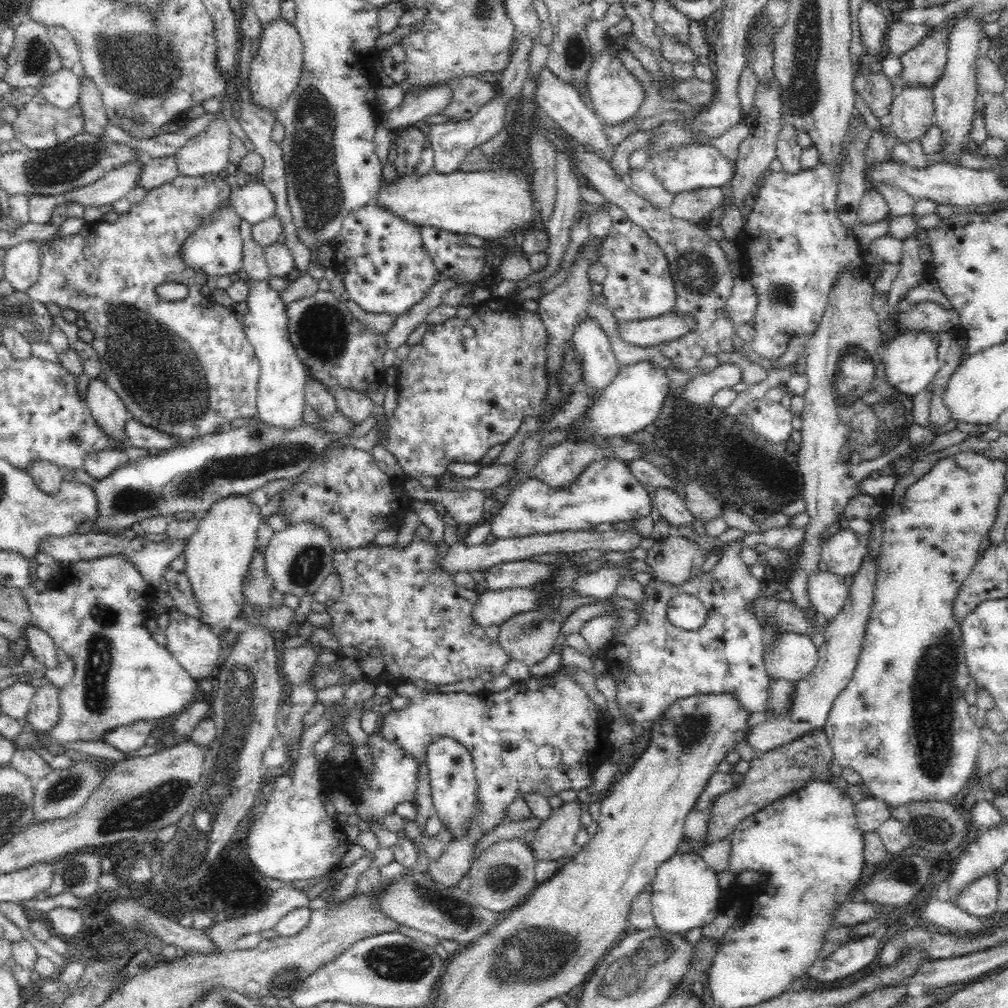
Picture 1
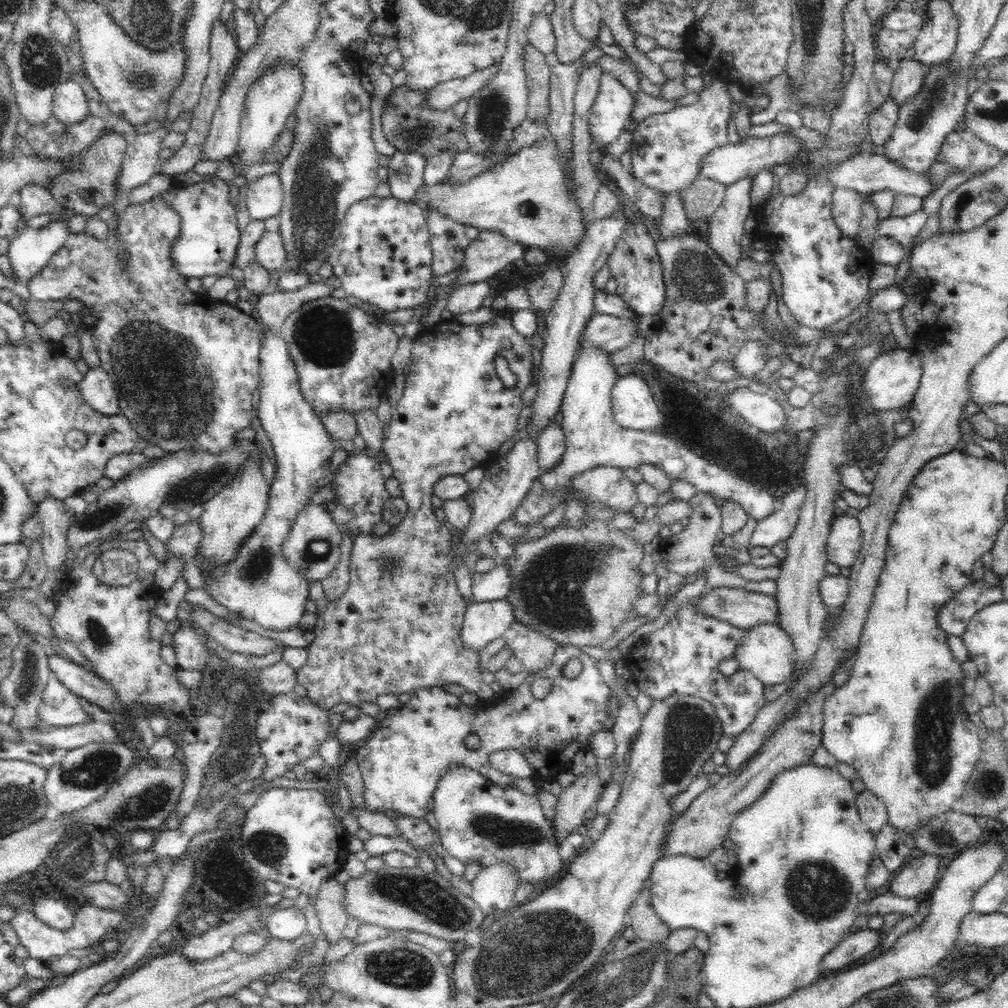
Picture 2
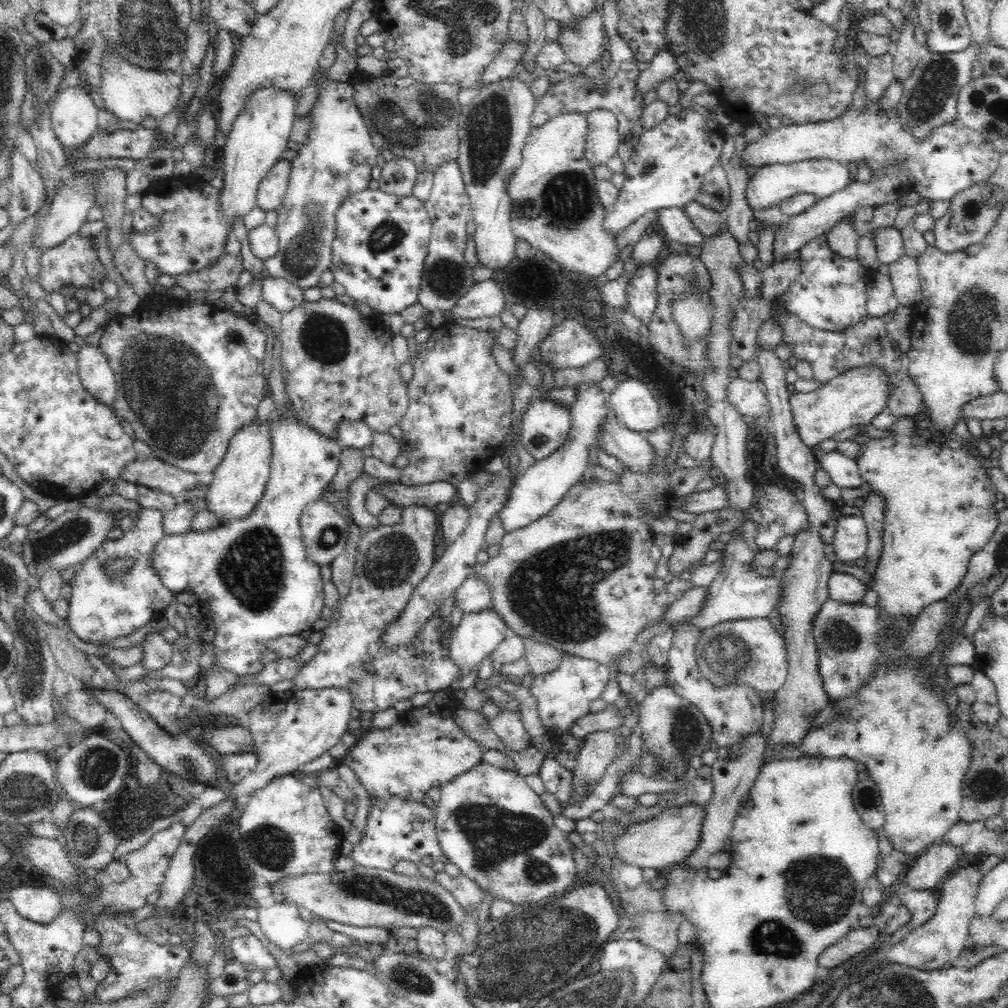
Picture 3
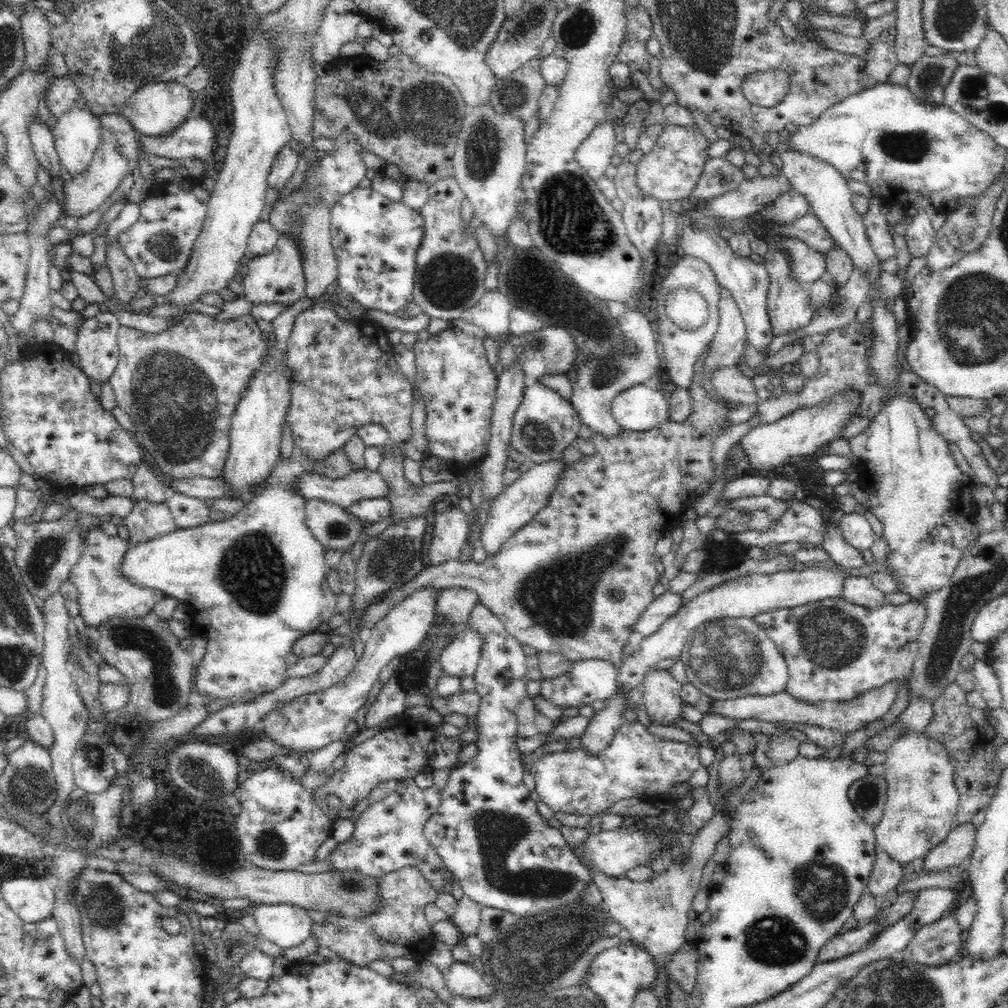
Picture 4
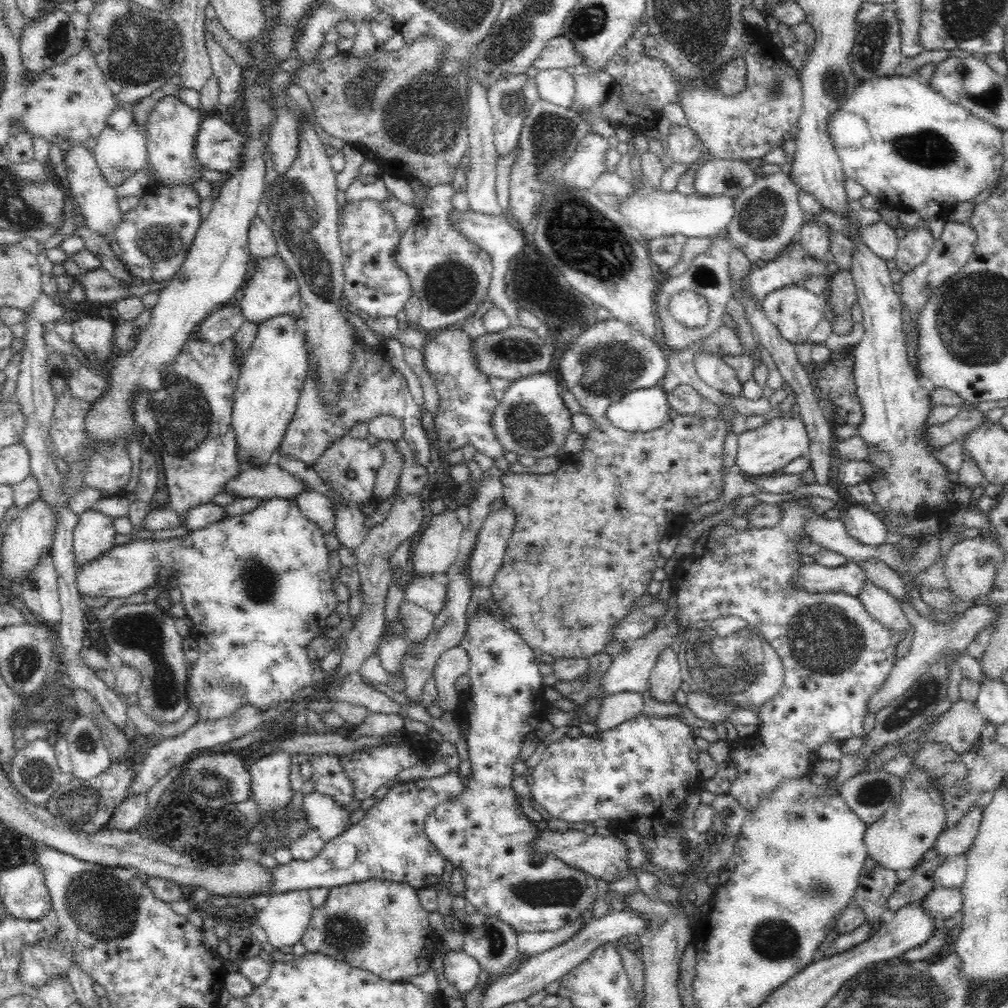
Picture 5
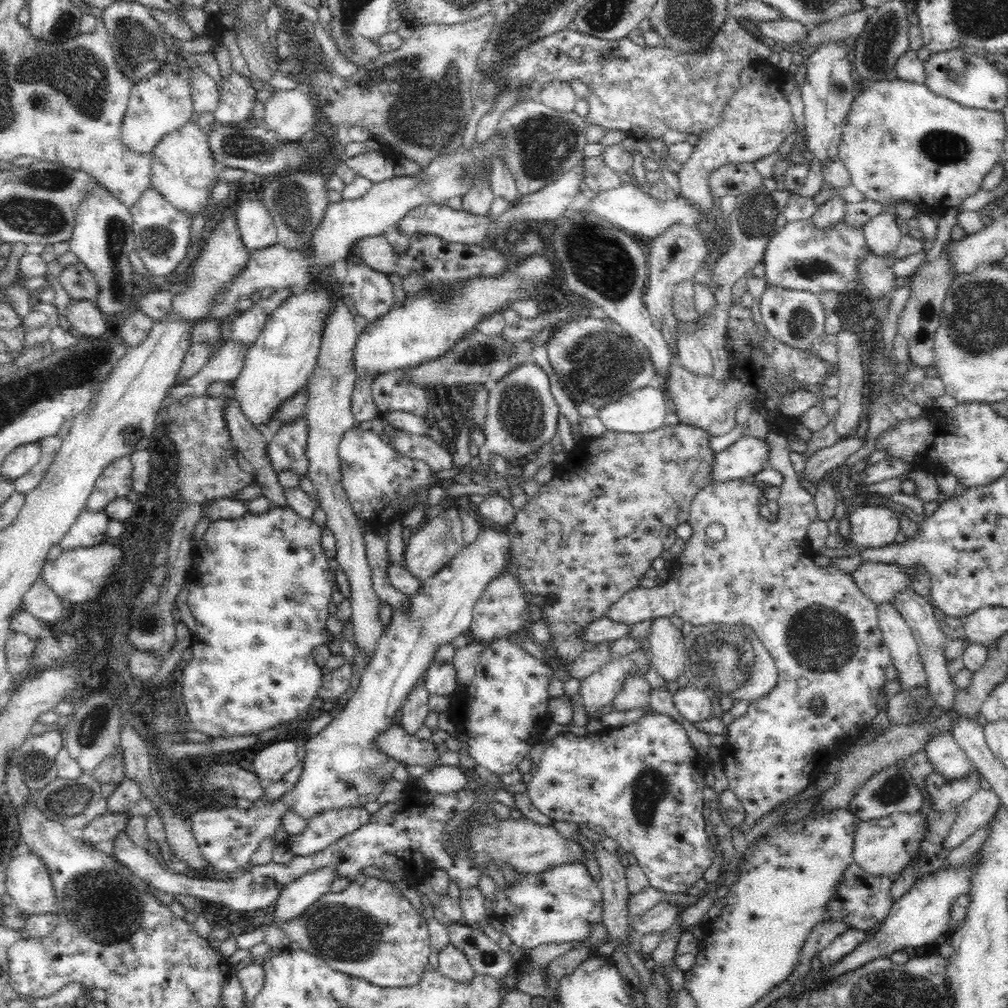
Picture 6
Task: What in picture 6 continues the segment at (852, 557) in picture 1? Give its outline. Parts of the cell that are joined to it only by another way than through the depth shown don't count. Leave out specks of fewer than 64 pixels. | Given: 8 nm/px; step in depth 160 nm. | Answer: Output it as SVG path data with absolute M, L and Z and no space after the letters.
M857 505L848 517L852 533L850 539L861 548L884 548L894 544L901 531L899 514L884 505Z

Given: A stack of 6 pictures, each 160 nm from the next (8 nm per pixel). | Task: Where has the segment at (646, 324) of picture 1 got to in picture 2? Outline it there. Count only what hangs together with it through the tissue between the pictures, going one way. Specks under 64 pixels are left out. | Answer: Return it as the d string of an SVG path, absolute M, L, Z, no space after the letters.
M595 312L584 326L577 353L590 348L607 353L624 349L635 338L637 321Z

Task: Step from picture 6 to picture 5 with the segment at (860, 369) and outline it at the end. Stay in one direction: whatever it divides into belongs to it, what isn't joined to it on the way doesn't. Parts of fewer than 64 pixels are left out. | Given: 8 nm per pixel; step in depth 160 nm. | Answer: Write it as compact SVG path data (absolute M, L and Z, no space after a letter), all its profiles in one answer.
M839 270L829 279L829 297L827 303L835 315L833 333L845 337L852 331L854 320L852 308L858 302L857 291L851 272Z

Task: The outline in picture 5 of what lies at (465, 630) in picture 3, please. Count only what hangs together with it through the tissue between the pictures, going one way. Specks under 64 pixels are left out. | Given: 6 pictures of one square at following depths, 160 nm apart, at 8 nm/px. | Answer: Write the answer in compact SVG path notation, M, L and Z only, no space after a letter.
M460 646L450 648L440 654L433 668L432 677L439 697L440 708L445 711L452 711L458 705L458 695L454 684L459 676L467 672L469 668L468 653Z

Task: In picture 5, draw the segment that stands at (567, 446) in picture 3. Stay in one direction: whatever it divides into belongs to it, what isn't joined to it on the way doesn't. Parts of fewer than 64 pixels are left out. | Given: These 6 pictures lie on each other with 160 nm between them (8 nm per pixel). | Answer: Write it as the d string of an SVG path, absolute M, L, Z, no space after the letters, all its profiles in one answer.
M508 505L501 511L490 513L480 526L472 553L466 560L466 575L472 590L475 587L491 588L496 573L503 565L514 526L514 511Z

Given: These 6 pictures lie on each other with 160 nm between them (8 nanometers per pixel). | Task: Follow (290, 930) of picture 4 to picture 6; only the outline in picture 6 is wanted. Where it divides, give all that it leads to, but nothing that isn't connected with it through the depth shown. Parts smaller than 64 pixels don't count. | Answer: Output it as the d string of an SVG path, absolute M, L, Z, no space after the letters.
M333 866L322 867L284 886L282 893L272 906L275 924L282 928L284 922L302 914L310 904L330 892L332 883L338 878L338 871Z

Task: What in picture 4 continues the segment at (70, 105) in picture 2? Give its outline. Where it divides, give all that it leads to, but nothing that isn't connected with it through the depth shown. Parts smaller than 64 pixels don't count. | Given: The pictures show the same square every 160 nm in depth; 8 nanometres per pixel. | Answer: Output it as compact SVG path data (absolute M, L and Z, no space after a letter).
M78 107L56 121L53 137L66 178L78 176L90 166L101 129L98 115Z

